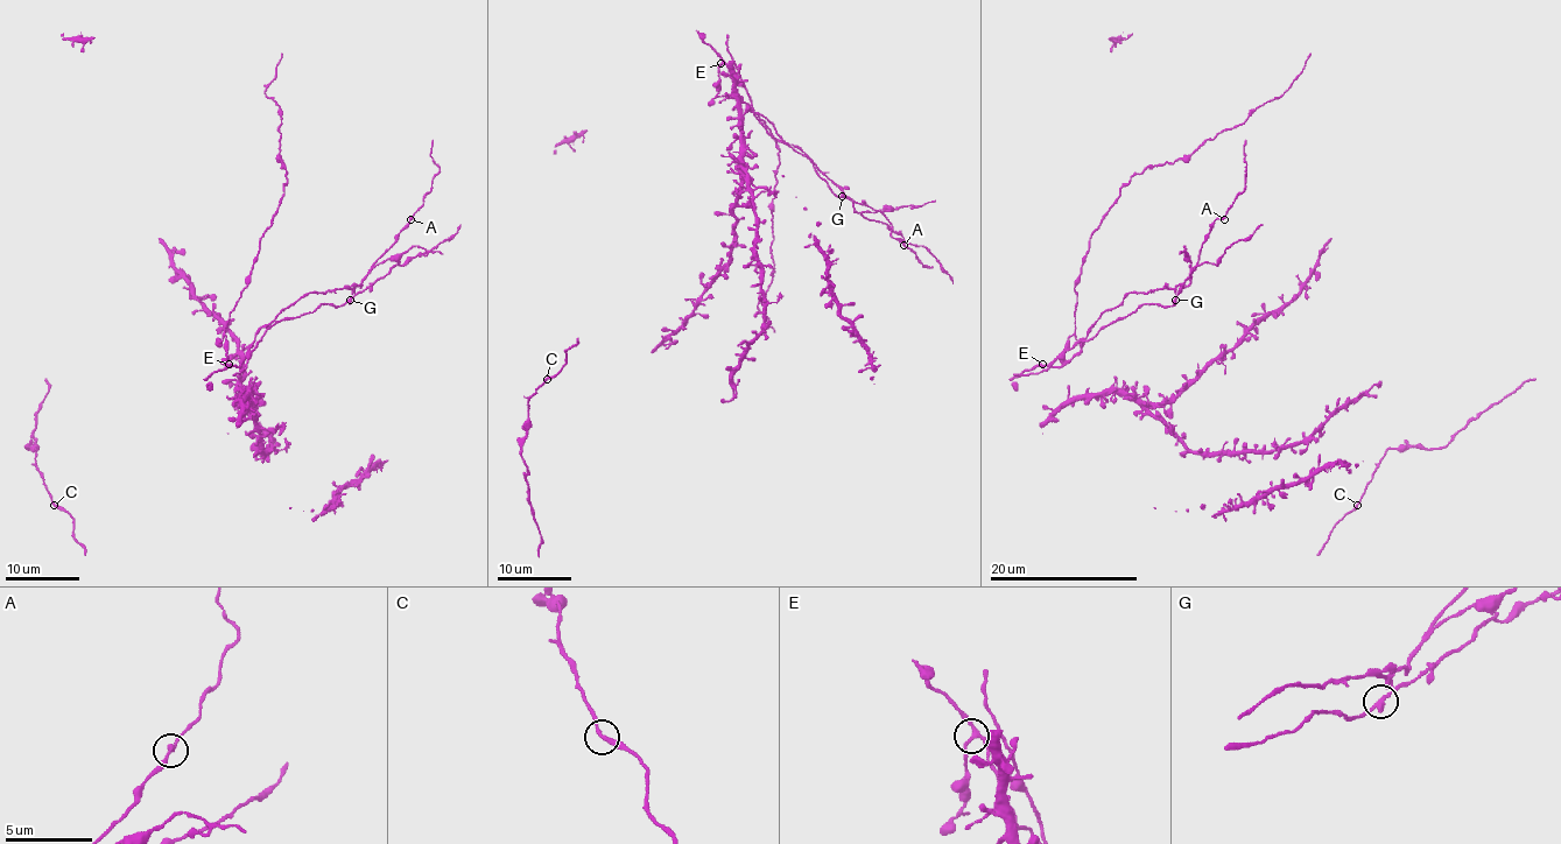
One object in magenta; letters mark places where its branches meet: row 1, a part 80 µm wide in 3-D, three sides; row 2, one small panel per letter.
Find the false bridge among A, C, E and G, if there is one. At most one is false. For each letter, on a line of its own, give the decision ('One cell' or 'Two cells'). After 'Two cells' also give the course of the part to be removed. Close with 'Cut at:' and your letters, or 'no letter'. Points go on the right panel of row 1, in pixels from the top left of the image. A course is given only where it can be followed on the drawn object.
A: One cell
C: One cell
E: One cell
G: Two cells. Course of the part to remove: (1175, 299), (1169, 307), (1143, 304), (1092, 338), (1066, 349), (1038, 373), (1014, 373)
Cut at: G

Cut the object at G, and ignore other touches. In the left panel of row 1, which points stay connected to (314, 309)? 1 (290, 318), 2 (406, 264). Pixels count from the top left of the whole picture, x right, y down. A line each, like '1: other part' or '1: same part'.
1: same part
2: same part

